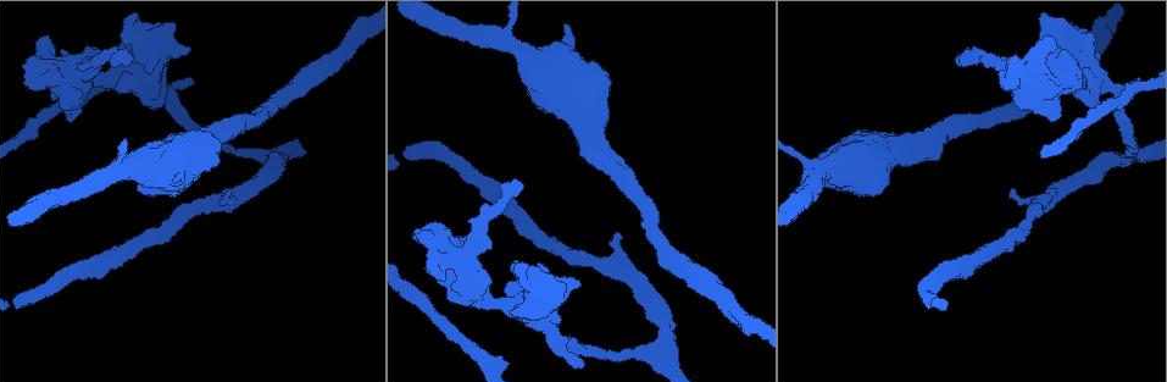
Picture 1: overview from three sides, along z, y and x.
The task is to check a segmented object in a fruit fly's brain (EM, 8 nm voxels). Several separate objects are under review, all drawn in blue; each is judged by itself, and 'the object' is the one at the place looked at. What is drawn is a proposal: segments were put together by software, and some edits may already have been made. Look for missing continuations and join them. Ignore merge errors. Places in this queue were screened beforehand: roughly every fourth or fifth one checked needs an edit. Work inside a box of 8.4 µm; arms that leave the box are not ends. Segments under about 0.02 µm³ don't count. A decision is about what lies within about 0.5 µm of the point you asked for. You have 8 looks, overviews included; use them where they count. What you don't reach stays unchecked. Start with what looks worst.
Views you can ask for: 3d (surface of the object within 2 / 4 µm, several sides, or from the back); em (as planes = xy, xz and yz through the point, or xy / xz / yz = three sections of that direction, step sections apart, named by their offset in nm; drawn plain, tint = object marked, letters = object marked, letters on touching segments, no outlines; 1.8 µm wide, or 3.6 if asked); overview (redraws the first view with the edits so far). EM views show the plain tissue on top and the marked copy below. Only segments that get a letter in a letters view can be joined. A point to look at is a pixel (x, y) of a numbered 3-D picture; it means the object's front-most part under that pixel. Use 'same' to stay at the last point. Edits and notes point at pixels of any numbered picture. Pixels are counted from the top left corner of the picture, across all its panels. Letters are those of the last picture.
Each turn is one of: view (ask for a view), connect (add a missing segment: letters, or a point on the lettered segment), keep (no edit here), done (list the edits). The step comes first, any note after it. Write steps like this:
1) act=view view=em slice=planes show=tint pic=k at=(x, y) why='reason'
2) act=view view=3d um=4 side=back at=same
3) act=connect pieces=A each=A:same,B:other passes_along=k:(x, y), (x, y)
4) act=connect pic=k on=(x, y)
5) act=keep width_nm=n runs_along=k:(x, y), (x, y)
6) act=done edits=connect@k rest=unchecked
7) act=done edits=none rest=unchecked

act=view view=em slice=planes show=letters pic=1 at=(437, 277) why='free end'

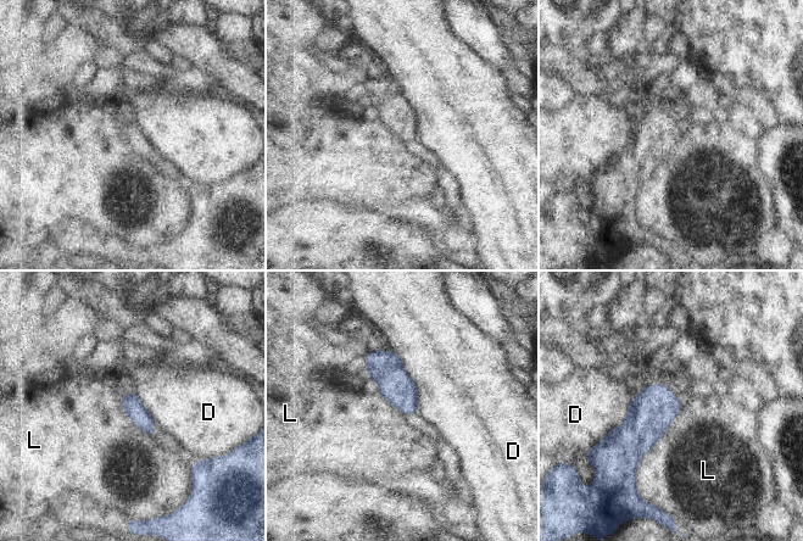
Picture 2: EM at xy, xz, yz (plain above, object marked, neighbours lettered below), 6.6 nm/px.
act=keep each=D:other,L:other border=2:(682, 405), (642, 457), (636, 483) found='none of them fits'

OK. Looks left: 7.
act=view view=em slice=planes show=letters pic=1 at=(506, 42) why='sudden change in width'

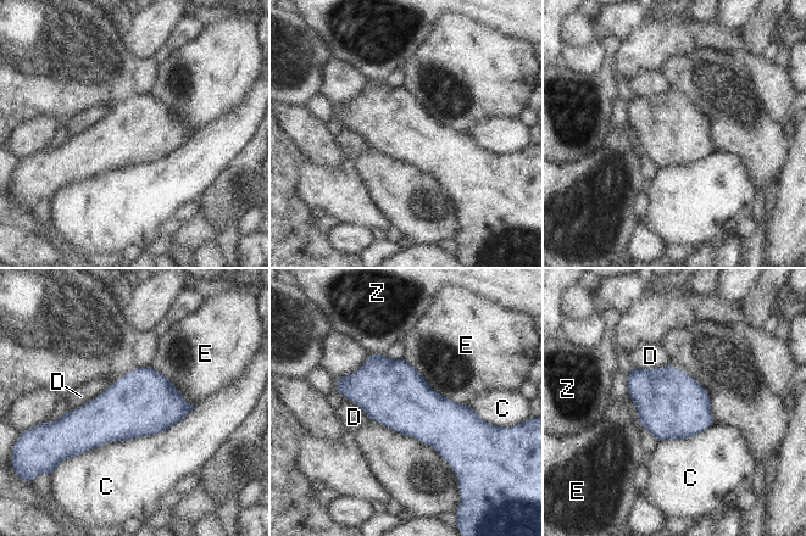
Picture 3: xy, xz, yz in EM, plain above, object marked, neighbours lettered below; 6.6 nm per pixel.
act=keep each=C:other,D:other,E:other,Z:other found='no lettered segment goes on from it'

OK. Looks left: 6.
act=view view=em slice=planes show=letters pic=1 at=(193, 81) why='free end'

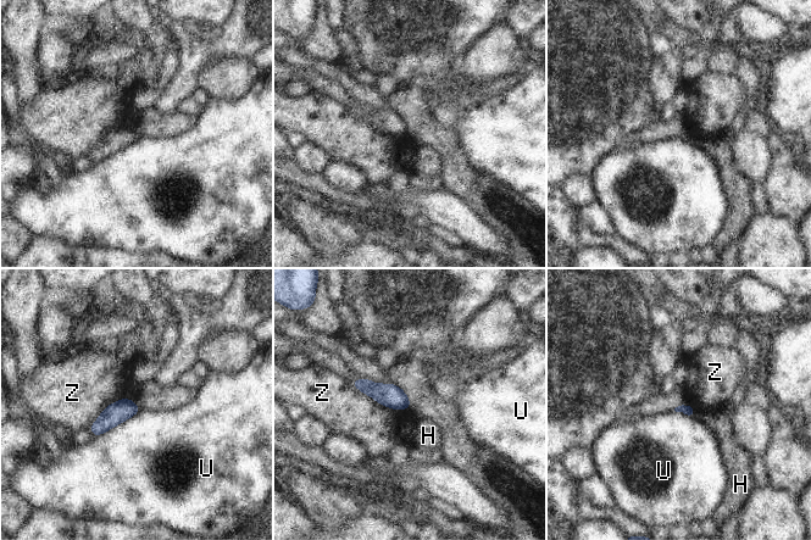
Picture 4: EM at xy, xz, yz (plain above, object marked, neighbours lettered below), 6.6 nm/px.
act=keep each=H:other,U:other,Z:other border=4:(350, 382), (384, 406), (409, 410) found='no lettered segment goes on from it'

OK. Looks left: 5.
act=view view=em slice=yz step=8 show=letters pic=1 at=(1012, 188) why='branch stops here'

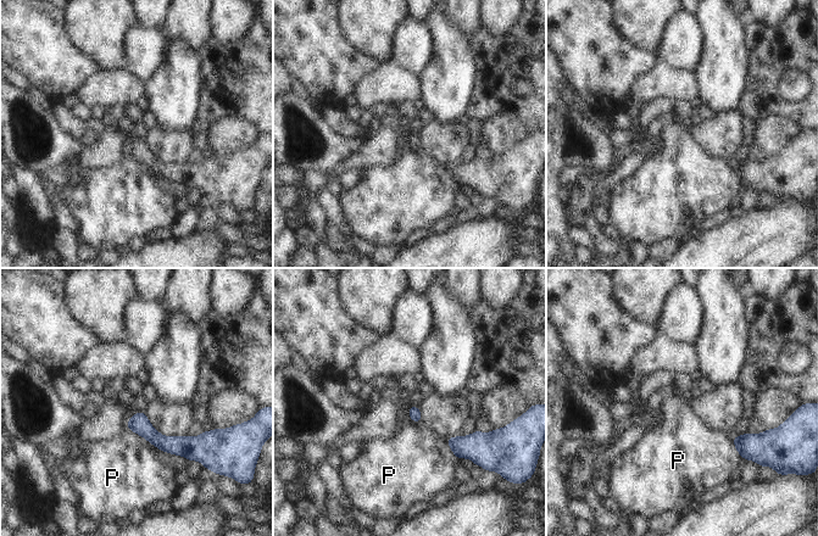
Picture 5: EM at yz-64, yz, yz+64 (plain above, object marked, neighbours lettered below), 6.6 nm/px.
act=keep each=P:other found='no lettered segment goes on from it'

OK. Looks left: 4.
act=done edits=none rest=unchecked

